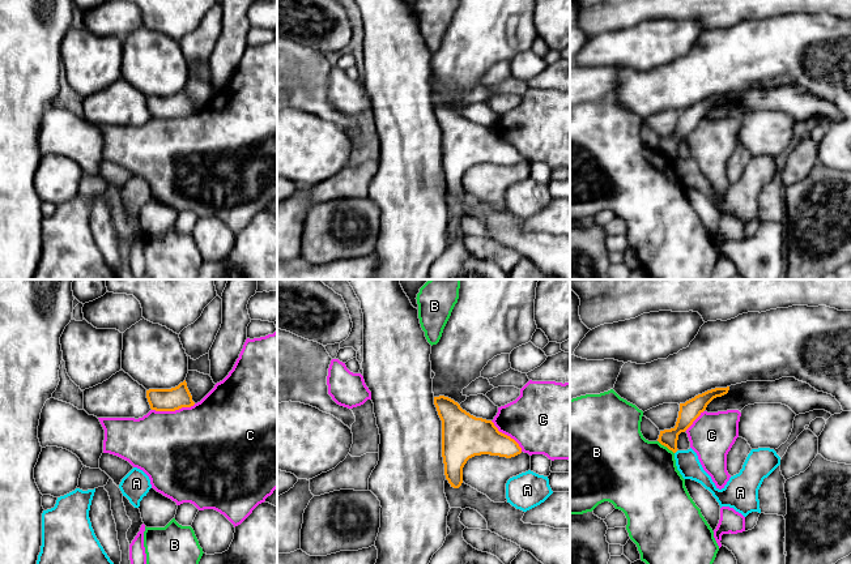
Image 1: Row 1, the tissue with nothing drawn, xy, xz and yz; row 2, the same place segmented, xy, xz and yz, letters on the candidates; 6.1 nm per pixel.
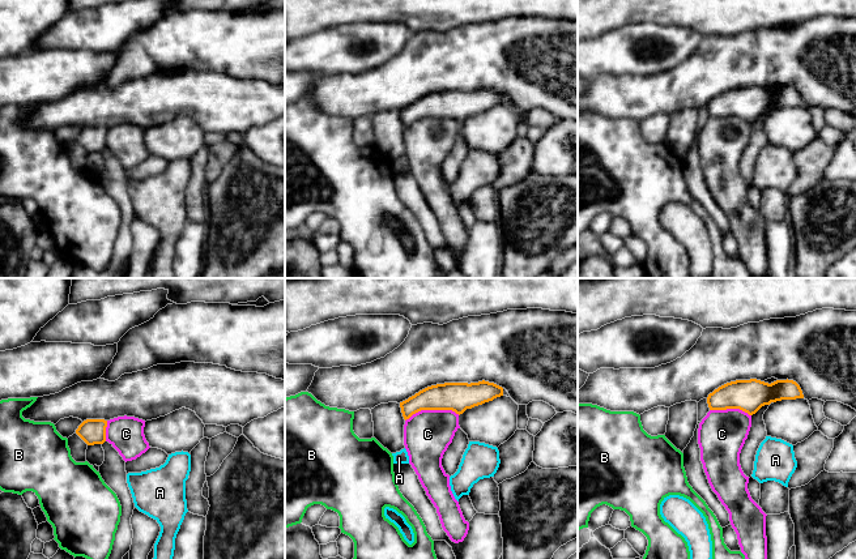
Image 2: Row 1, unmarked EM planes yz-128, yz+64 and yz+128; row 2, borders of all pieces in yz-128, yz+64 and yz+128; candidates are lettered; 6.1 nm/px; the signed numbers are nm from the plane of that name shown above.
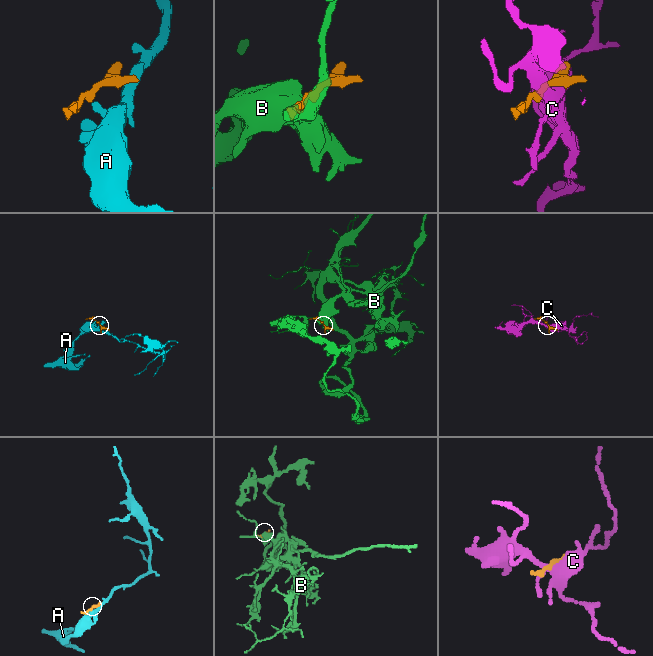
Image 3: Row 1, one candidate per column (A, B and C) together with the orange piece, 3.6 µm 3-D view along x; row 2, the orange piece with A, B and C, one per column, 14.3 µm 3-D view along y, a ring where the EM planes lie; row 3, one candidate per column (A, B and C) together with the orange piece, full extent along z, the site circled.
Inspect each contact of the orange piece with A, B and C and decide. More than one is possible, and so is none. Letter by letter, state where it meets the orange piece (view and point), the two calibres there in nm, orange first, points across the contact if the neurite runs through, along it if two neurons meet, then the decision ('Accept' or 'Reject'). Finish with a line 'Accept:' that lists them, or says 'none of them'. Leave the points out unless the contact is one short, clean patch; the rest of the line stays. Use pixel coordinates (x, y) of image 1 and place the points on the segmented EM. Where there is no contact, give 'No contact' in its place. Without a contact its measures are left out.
A: Touches orange at yz (676, 451). Thickness 120 nm (orange) against 140 nm. Boundary: yz (677, 449), (675, 453). Reject
B: Touches orange at yz (666, 445). Thickness 120 nm (orange) against 460 nm. Reject
C: Touches orange at xy (173, 410). Thickness 140 nm (orange) against 500 nm. Reject
Accept: none of them

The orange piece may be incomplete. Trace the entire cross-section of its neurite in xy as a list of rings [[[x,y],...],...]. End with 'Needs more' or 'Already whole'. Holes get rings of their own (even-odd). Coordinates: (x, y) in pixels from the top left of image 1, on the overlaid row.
[[[186,380],[171,389],[149,389],[146,398],[150,409],[156,411],[175,411],[195,405]]]. Already whole

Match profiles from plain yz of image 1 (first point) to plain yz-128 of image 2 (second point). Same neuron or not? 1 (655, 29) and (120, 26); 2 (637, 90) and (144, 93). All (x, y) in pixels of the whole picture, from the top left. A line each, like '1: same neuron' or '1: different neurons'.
1: same neuron
2: different neurons

